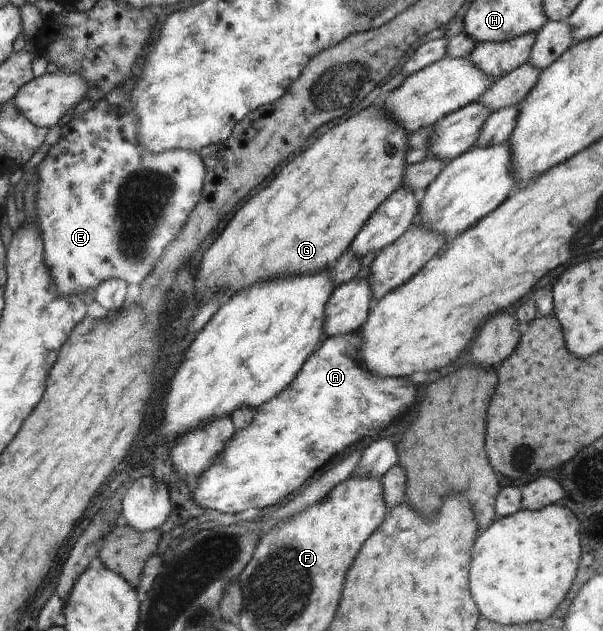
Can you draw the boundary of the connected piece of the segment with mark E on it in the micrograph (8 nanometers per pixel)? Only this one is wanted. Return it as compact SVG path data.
M99 98L97 102L93 102L92 107L85 113L75 115L72 119L62 123L61 136L58 142L51 146L47 155L36 166L39 176L36 183L37 192L34 194L34 206L37 213L34 223L35 228L40 229L41 236L44 239L44 257L51 269L53 284L56 284L57 292L60 292L61 296L84 295L85 292L94 294L95 289L101 282L112 278L129 282L129 284L141 284L143 278L151 272L153 264L161 258L163 248L183 230L189 213L196 207L201 198L205 178L205 164L203 164L199 153L183 149L149 152L137 142L137 129L135 114L123 112L121 106L111 106L104 98Z

